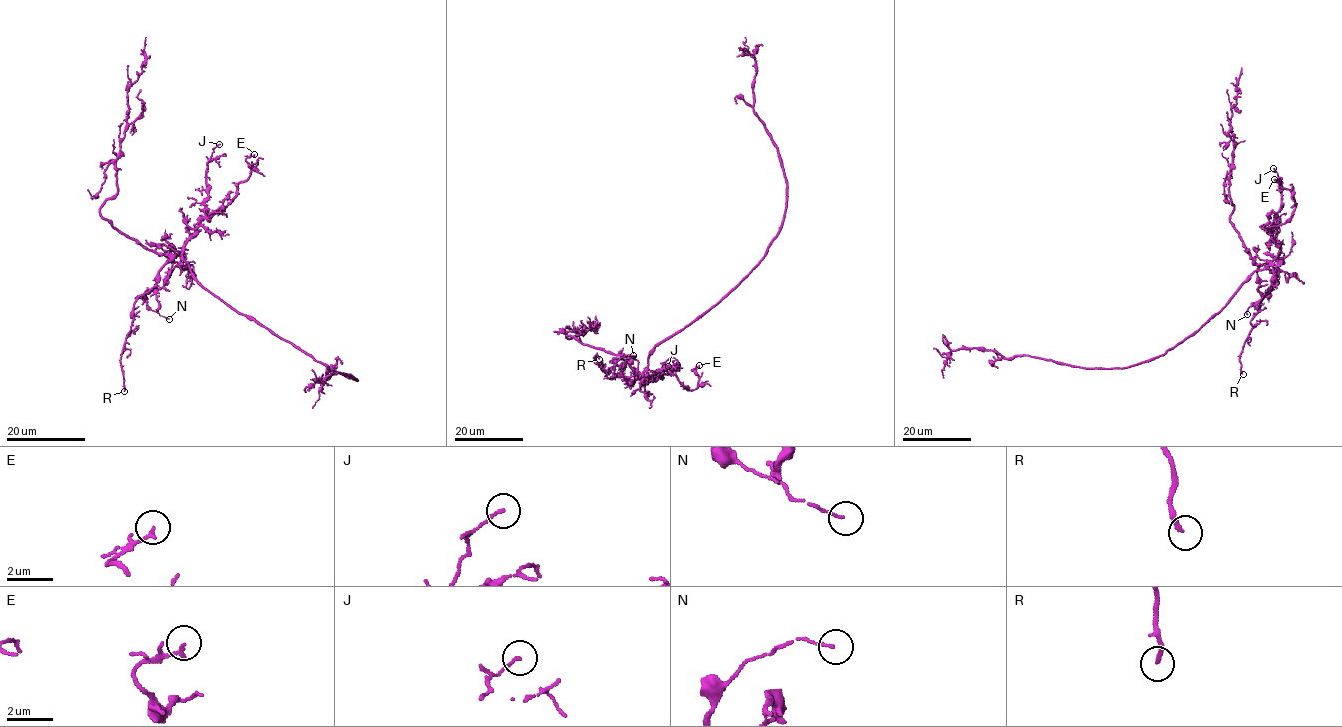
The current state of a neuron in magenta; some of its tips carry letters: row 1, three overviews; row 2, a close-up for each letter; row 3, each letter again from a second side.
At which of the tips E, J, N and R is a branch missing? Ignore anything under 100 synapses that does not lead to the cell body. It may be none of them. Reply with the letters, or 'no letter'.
R

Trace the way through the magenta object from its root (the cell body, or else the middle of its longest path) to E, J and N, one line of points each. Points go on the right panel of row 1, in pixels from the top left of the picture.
E: (1217, 314), (1280, 249), (1269, 228), (1286, 221), (1296, 203), (1292, 193), (1274, 179)
J: (1217, 314), (1255, 270), (1265, 270), (1280, 249), (1271, 229), (1281, 205), (1281, 184), (1273, 168)
N: (1217, 314), (1255, 270), (1265, 269), (1269, 262), (1276, 272), (1274, 284), (1258, 303), (1248, 307), (1247, 314)

